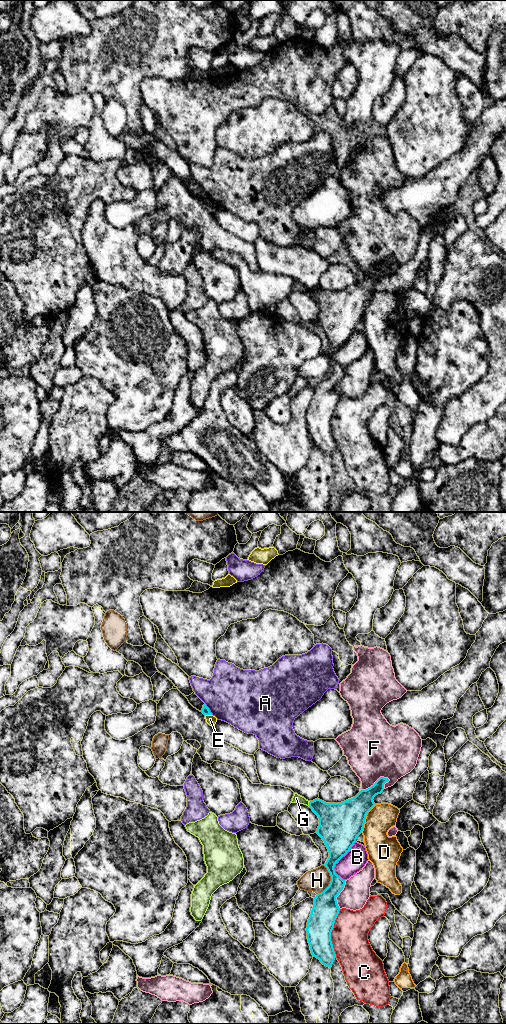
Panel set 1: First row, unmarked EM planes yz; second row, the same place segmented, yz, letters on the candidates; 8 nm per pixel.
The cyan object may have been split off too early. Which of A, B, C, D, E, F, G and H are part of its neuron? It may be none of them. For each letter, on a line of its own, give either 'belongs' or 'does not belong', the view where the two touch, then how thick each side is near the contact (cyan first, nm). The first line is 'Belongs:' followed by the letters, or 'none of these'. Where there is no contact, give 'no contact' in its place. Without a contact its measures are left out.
Belongs: none of these
A: does not belong; meets cyan in yz; 70 nm thick on the cyan side, 440 nm on the other
B: does not belong; meets cyan in yz; 320 nm thick on the cyan side, 170 nm on the other
C: does not belong; meets cyan in yz; 220 nm thick on the cyan side, 300 nm on the other
D: does not belong; meets cyan in yz; 340 nm thick on the cyan side, 220 nm on the other
E: does not belong; meets cyan in yz; 70 nm thick on the cyan side, 80 nm on the other
F: does not belong; meets cyan in yz; 180 nm thick on the cyan side, 440 nm on the other
G: does not belong; meets cyan in yz; 280 nm thick on the cyan side, 70 nm on the other
H: does not belong; meets cyan in yz; 220 nm thick on the cyan side, 190 nm on the other

